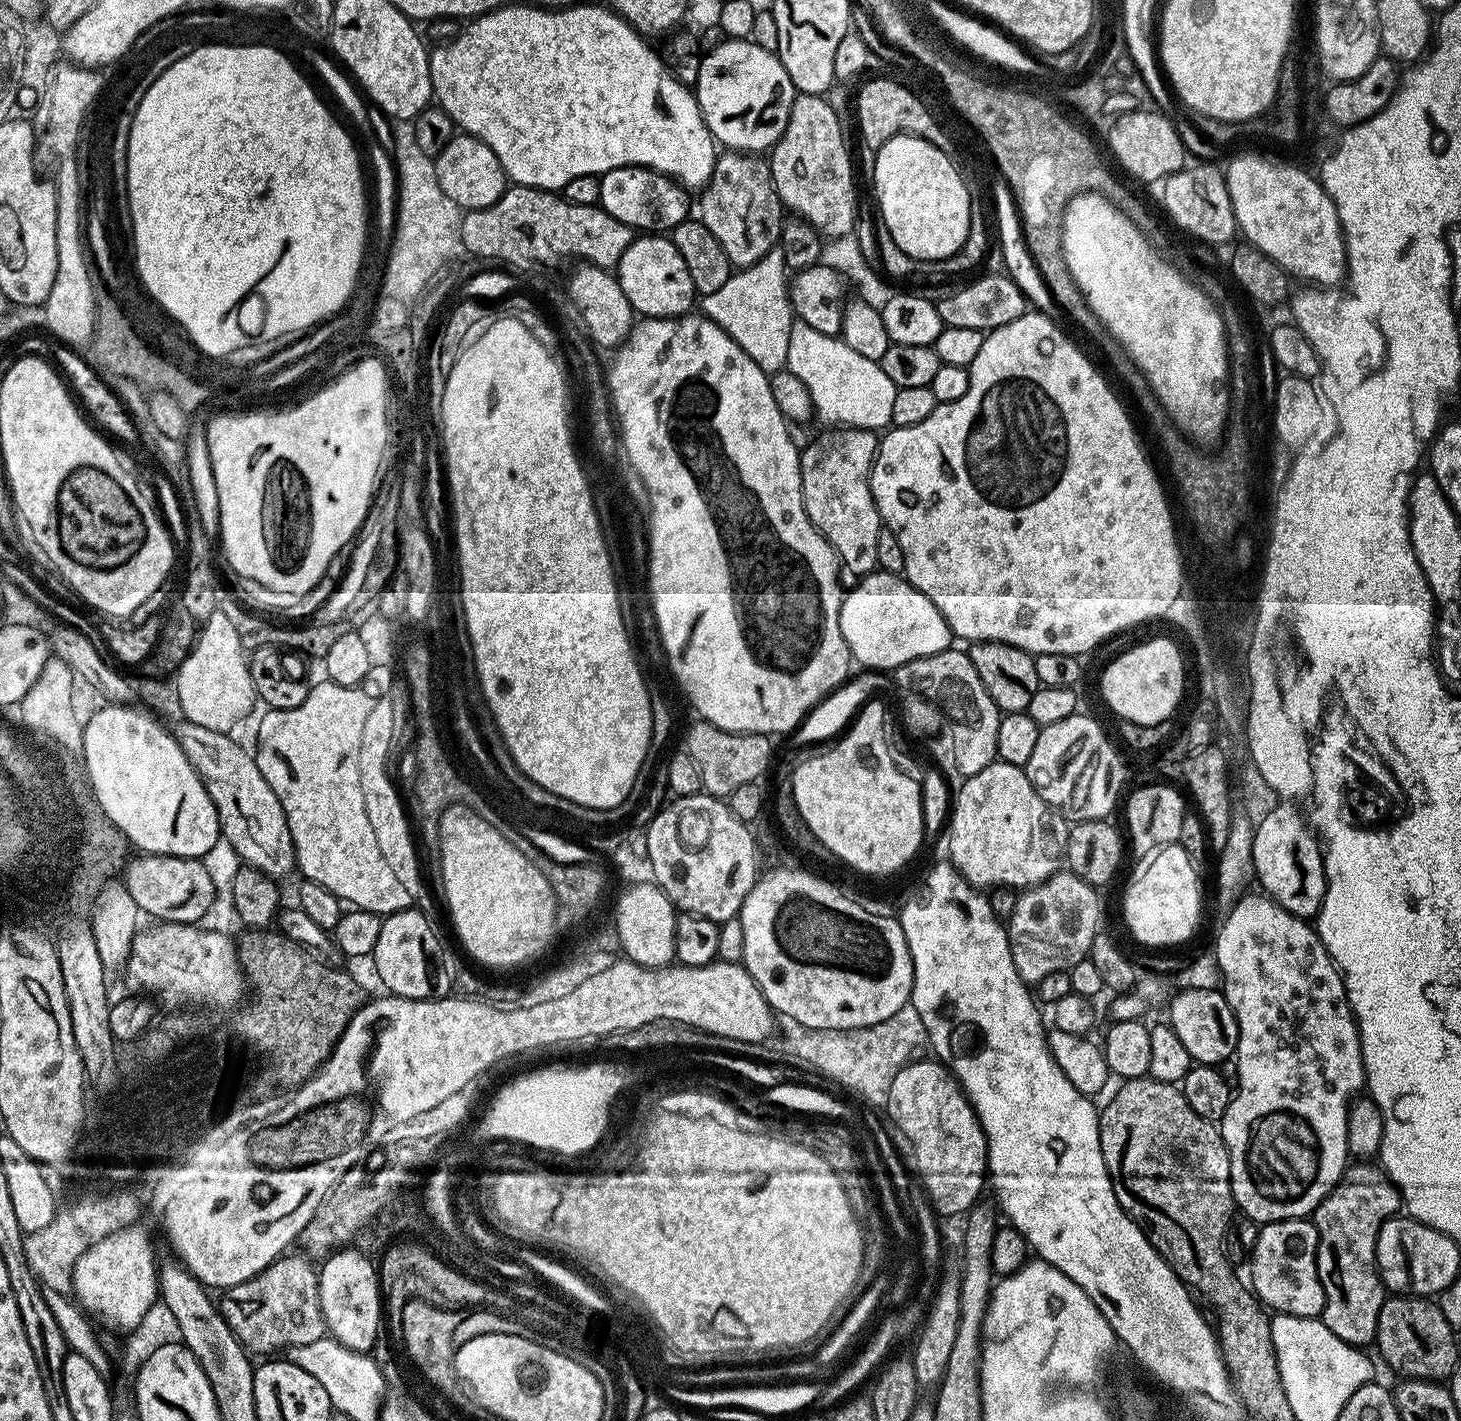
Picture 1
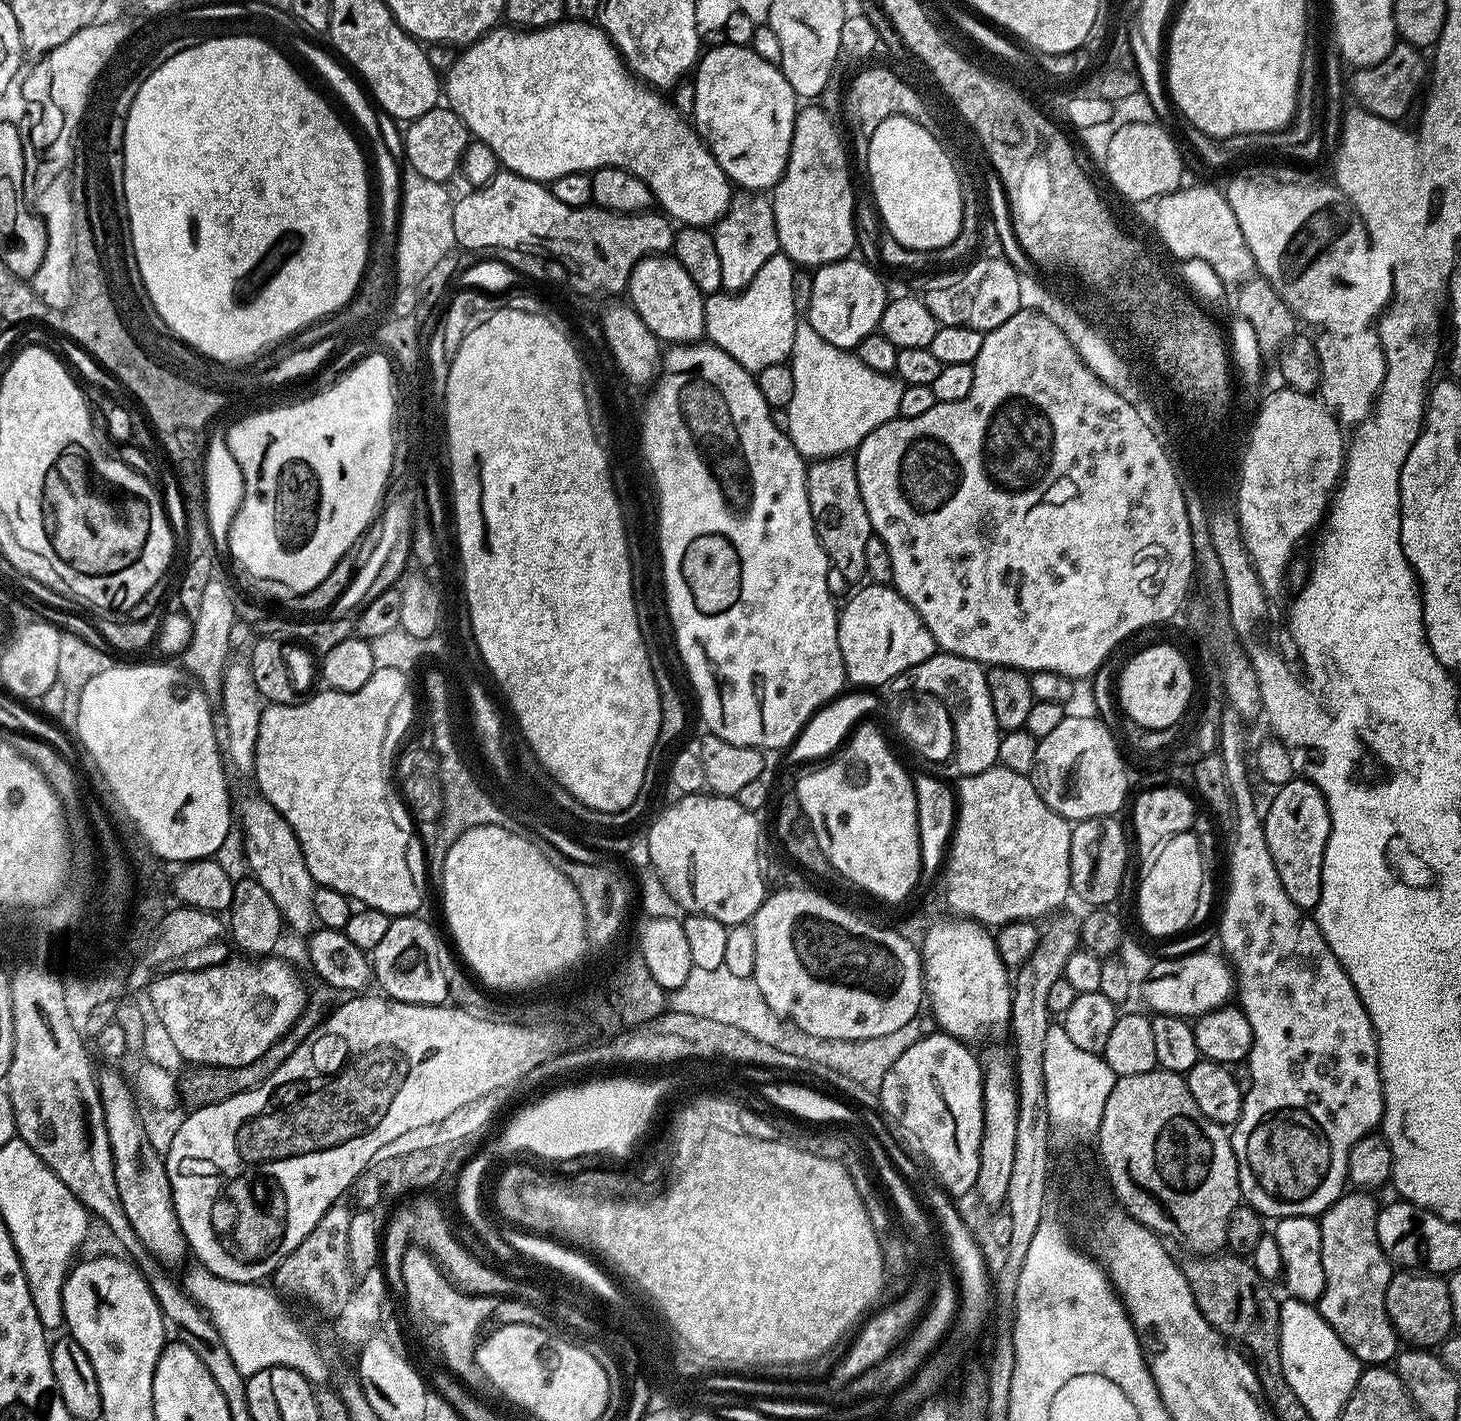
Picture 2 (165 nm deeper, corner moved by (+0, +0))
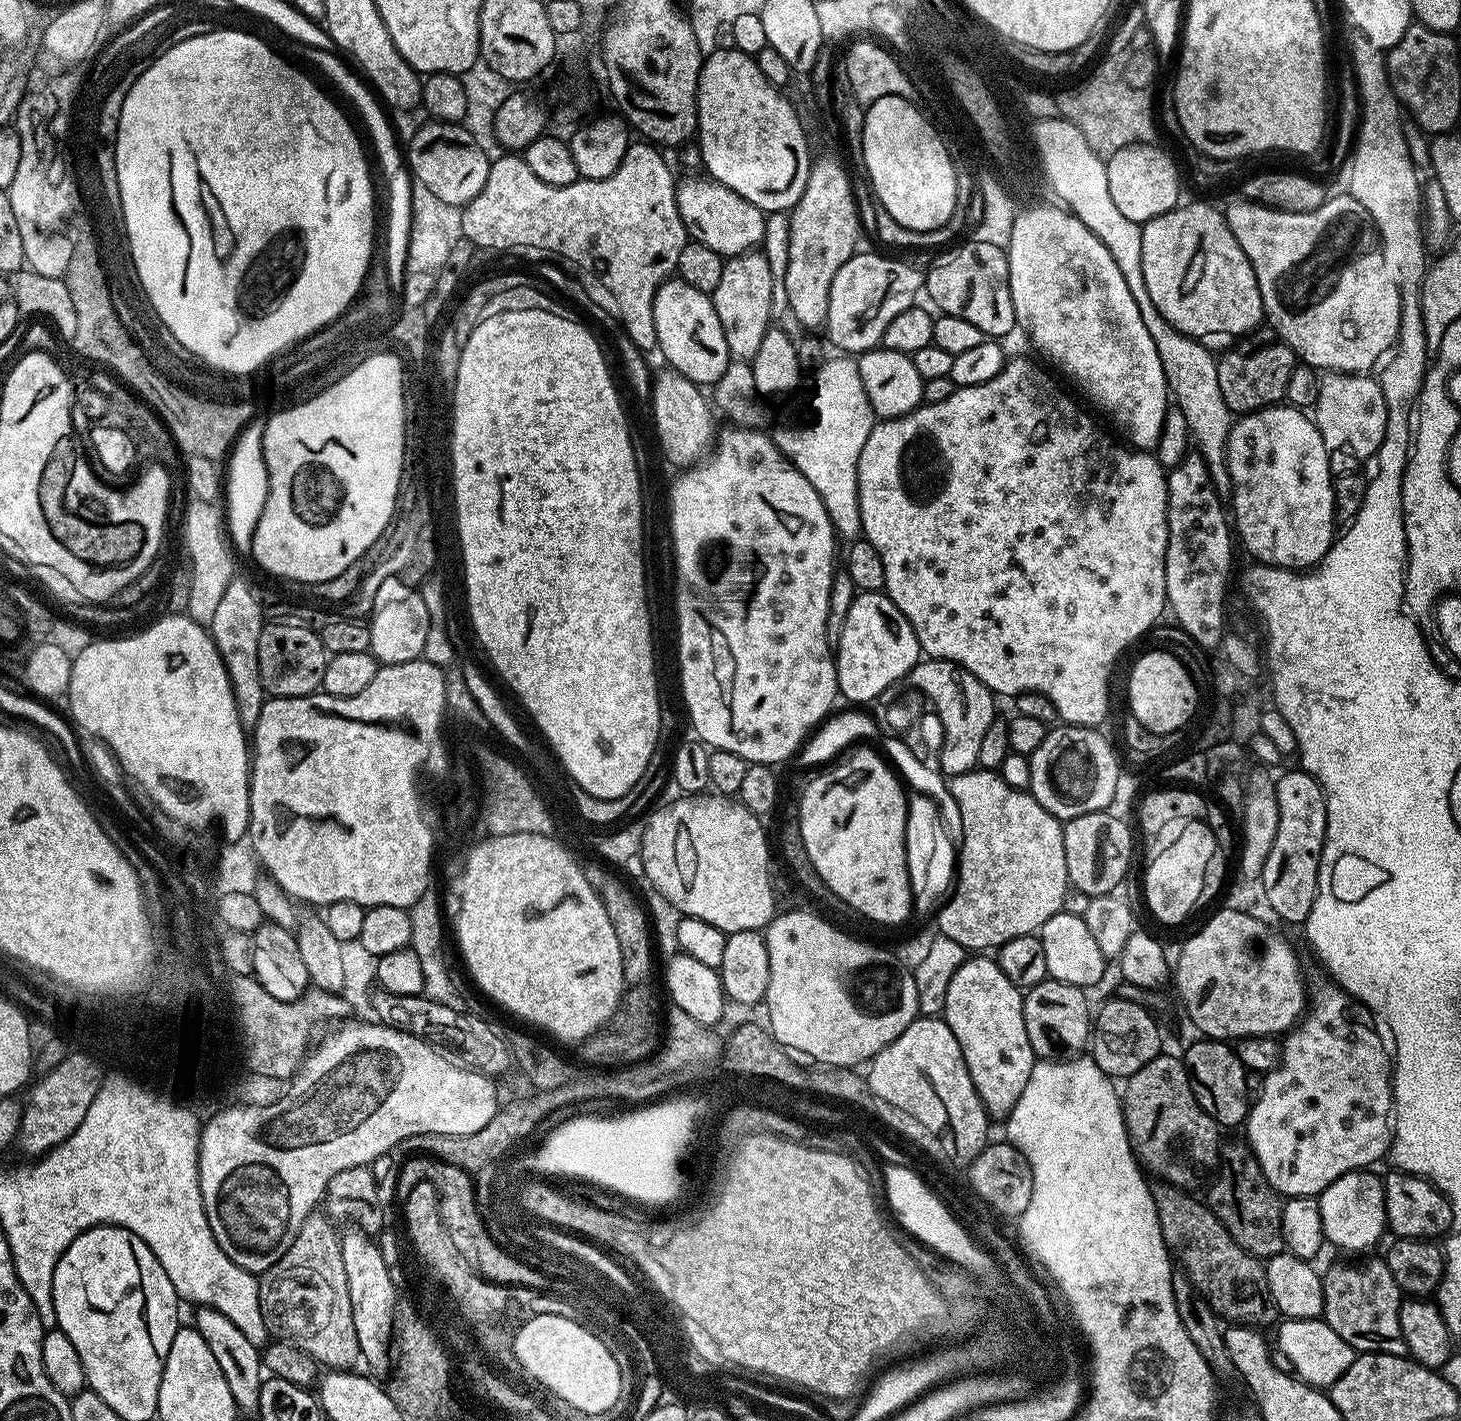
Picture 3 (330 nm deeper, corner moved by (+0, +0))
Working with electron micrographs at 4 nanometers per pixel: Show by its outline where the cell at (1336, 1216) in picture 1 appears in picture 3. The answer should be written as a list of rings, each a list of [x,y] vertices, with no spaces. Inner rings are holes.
[[[1387,1259],[1364,1260],[1361,1264],[1336,1264],[1323,1276],[1324,1310],[1322,1319],[1334,1333],[1346,1341],[1357,1353],[1381,1352],[1403,1356],[1407,1353],[1406,1342],[1400,1336],[1400,1305],[1402,1289],[1397,1286],[1394,1274],[1390,1274]]]

